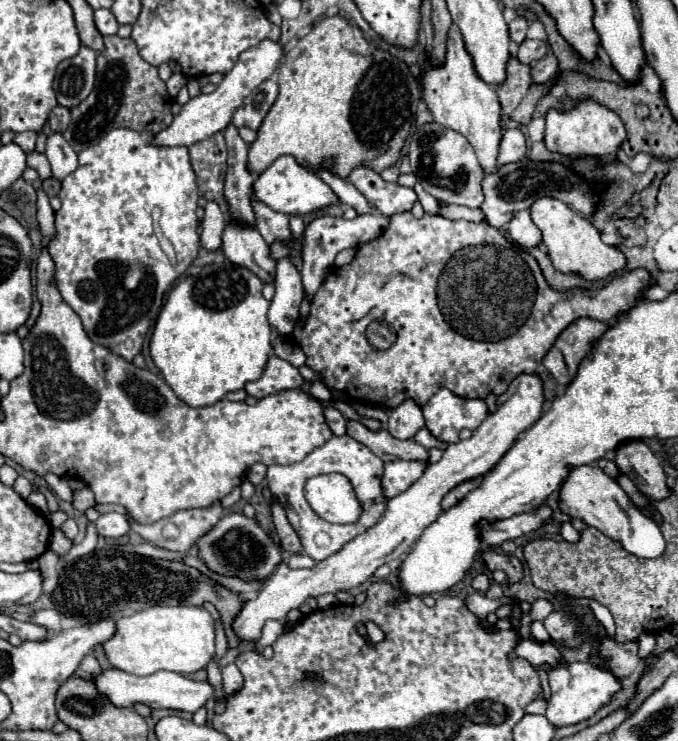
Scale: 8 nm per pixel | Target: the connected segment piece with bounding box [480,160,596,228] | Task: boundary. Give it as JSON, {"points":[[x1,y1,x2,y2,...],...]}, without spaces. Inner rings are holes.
{"points":[[524,160,524,162,500,166,496,172,484,176,482,190,484,190,484,204,480,206,480,210,484,214,484,222,492,224,494,228,502,228,506,222,510,222,510,218,516,212,528,210,530,204,540,196,558,198,568,206,572,206,574,210,578,210,582,216,590,216,596,204,596,192,580,176,572,174,562,164,554,164,554,162]]}

